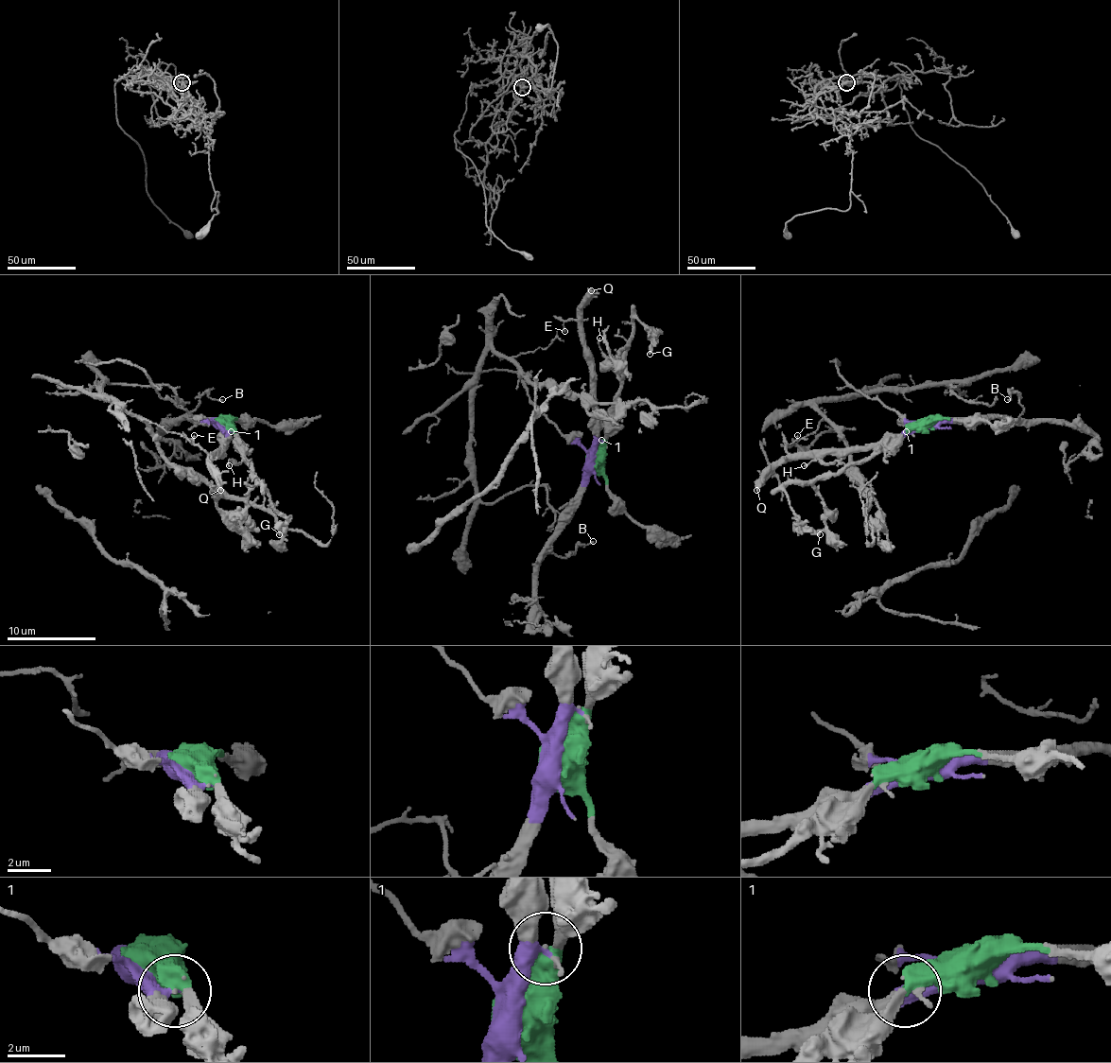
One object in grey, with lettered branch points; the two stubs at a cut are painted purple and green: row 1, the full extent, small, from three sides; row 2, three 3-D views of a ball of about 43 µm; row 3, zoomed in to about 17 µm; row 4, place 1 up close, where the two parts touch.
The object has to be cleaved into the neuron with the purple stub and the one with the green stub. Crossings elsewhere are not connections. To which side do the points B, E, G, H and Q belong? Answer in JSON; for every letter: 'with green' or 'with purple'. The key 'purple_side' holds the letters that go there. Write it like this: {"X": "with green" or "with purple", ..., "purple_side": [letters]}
{"B": "with purple", "E": "with purple", "G": "with green", "H": "with green", "Q": "with purple", "purple_side": ["B", "E", "Q"]}

